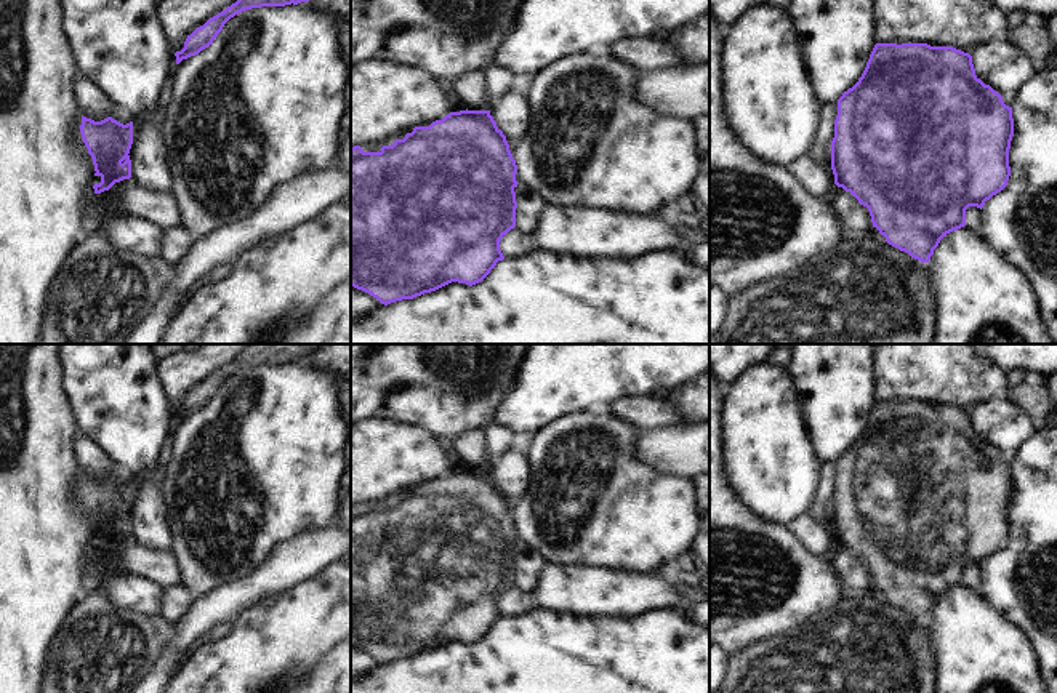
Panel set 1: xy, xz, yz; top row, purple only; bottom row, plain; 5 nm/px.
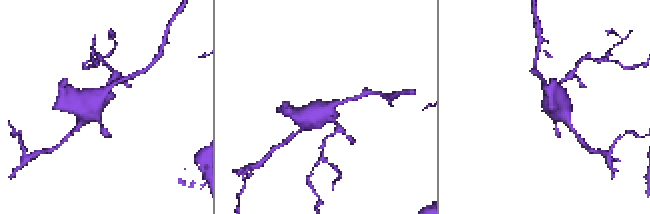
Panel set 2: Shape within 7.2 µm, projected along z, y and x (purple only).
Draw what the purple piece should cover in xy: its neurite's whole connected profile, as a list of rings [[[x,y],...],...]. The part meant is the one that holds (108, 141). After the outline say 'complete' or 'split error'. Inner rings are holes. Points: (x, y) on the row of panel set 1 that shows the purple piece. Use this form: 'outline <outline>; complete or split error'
outline [[[82,115],[82,141],[93,158],[94,176],[101,178],[94,184],[94,194],[109,190],[115,182],[131,178],[130,149],[133,144],[133,122],[123,125],[112,117],[94,122]]]; complete

